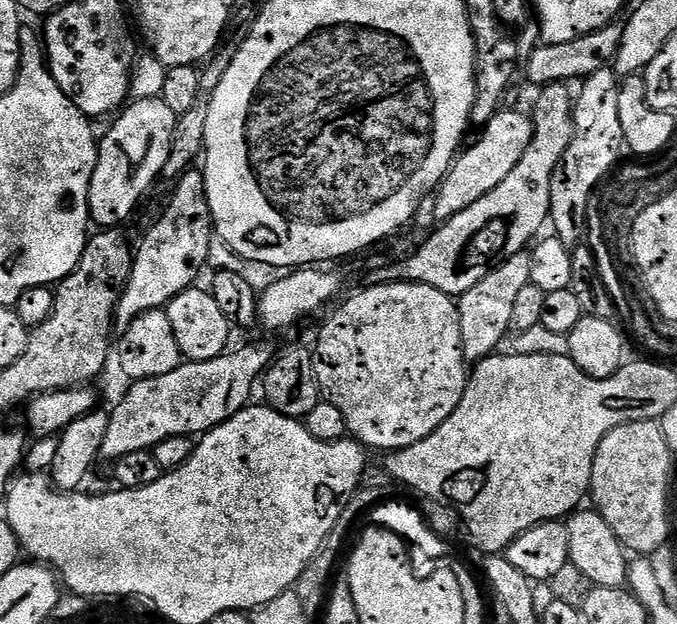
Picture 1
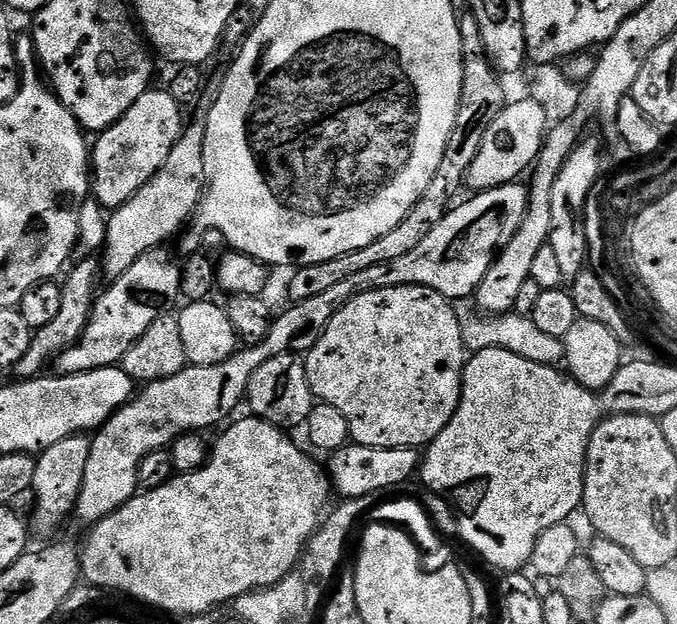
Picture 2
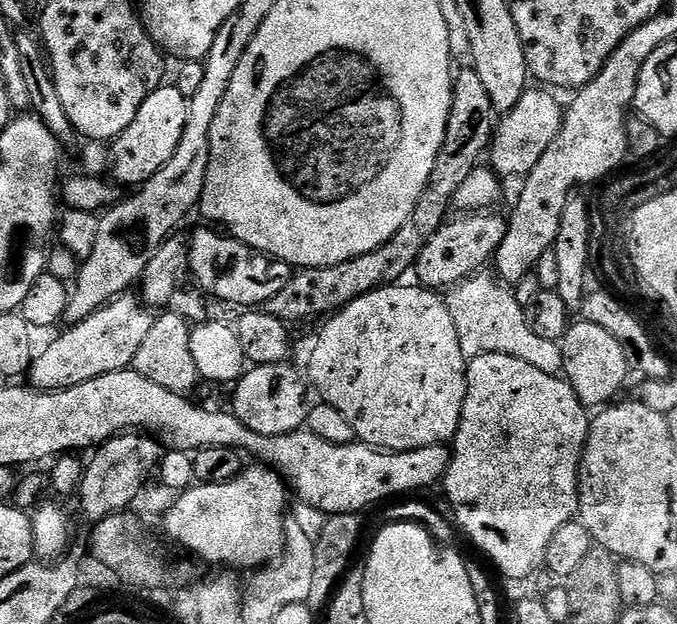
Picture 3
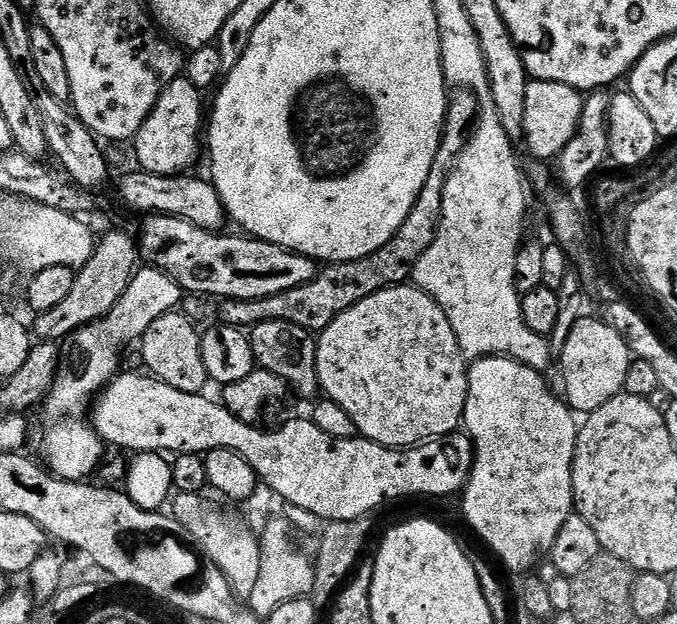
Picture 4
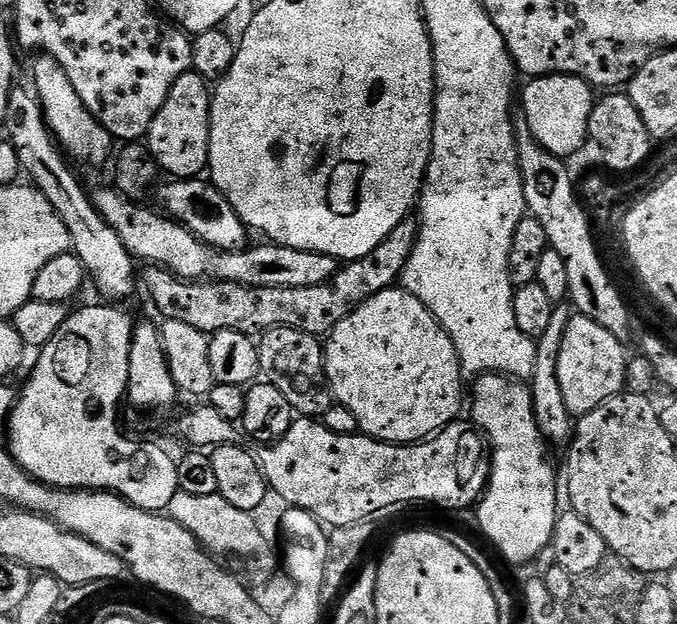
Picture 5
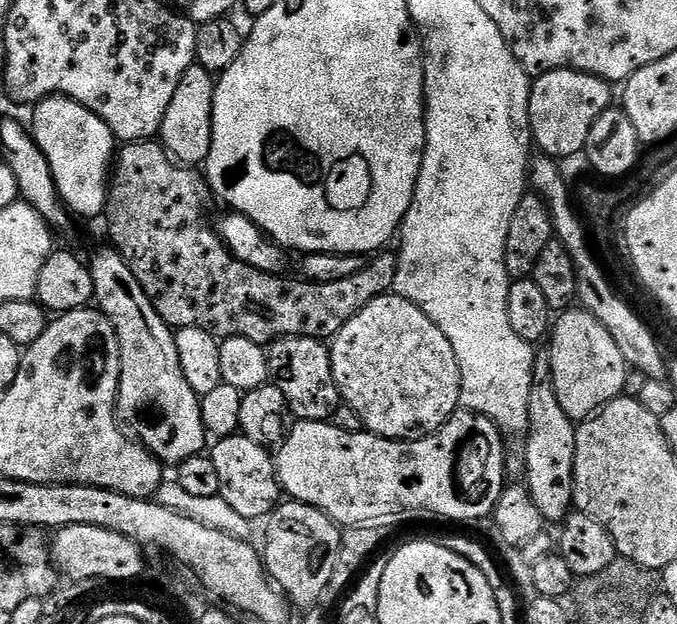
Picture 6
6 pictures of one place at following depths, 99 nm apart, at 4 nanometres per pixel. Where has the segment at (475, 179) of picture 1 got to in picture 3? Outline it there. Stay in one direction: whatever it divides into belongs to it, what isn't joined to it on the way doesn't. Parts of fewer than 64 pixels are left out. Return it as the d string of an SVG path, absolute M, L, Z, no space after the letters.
M540 86L529 87L528 91L522 94L522 98L518 98L518 106L503 113L502 119L492 133L490 145L490 160L492 156L490 167L497 176L501 178L527 176L530 170L534 170L538 158L546 154L546 146L554 142L564 121L564 108L548 92L551 91Z

